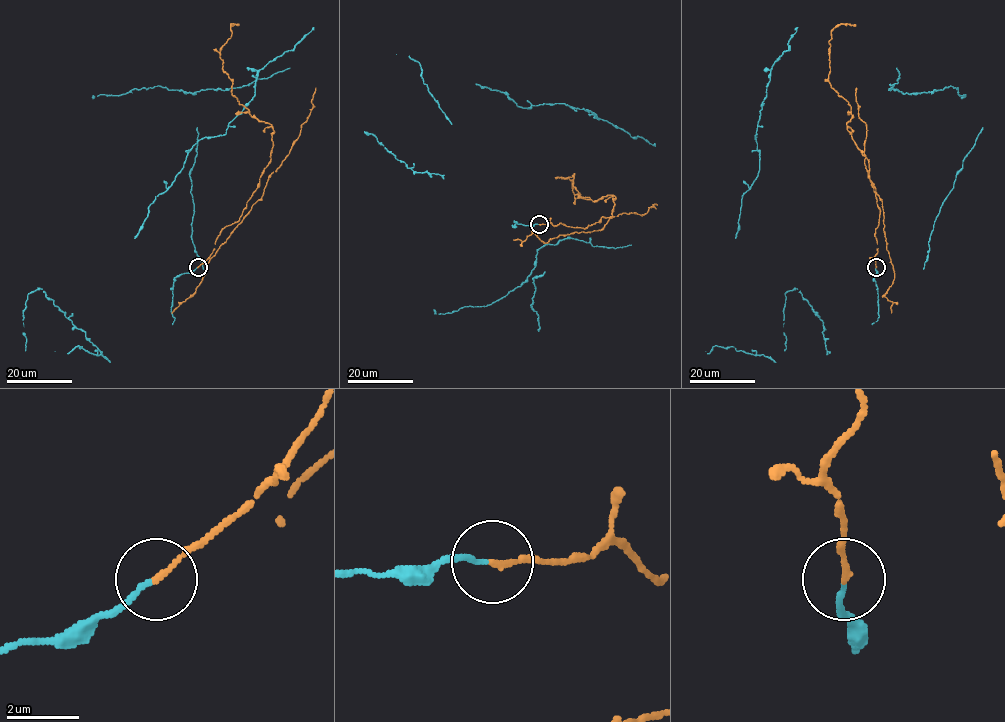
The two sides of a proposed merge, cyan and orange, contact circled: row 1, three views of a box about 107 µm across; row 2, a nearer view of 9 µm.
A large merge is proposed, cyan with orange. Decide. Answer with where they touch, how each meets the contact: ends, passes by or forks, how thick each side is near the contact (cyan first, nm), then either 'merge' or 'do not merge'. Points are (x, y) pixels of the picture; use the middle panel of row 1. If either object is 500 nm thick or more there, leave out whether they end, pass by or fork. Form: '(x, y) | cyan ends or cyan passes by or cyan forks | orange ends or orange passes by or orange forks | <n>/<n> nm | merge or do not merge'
(539, 224) | cyan ends | orange ends | 130/150 nm | merge

